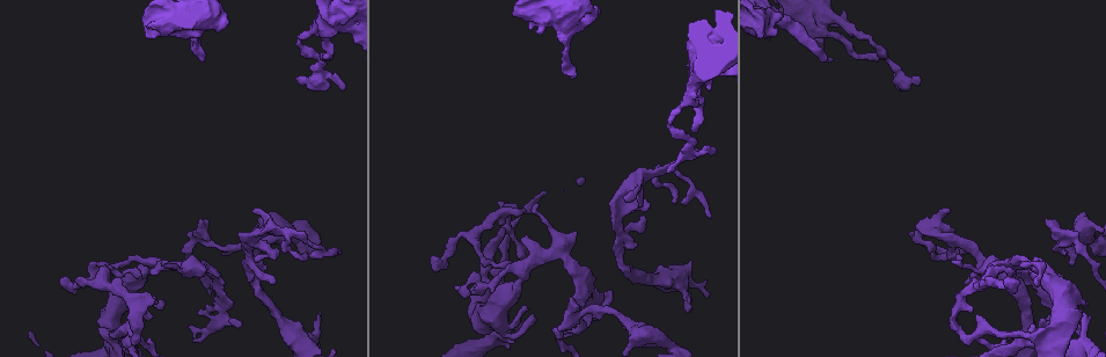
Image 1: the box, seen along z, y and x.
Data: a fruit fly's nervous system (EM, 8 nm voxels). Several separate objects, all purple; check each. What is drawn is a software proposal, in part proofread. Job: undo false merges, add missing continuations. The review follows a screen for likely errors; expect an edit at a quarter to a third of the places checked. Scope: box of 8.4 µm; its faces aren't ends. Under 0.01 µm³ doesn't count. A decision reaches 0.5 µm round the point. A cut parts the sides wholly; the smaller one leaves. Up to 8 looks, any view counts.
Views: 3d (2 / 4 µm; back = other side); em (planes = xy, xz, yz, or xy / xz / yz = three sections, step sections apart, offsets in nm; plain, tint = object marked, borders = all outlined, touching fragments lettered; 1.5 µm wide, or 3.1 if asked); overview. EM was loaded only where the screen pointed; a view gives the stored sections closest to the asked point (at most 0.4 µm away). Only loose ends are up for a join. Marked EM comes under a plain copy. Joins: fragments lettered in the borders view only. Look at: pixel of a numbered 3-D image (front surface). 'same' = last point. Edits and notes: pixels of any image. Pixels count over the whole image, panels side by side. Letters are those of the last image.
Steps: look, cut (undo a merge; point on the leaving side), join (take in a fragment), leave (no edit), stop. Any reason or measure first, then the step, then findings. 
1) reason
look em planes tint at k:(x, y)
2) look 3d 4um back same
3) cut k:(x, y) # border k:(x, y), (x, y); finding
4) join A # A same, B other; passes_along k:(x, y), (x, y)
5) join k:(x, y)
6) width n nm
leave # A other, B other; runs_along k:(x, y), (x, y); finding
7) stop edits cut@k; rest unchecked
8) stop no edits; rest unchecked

touches itself
look em xz step 8 borders at 1:(501, 327)

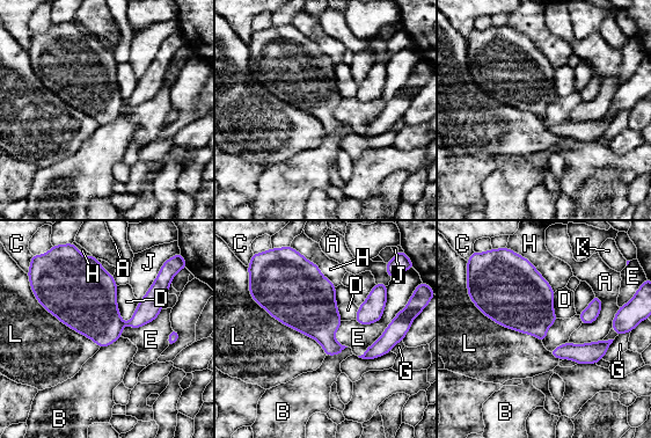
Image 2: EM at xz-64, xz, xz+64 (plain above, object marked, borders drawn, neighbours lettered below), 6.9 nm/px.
longest_contact L 650 nm
leave # A other, B other, C other, D other, E other, G other, H other, J other, K other, L other; border 2:(348, 347), (338, 353), (327, 356); all the same neuron

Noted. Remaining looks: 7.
thin end
look em planes tint at 1:(200, 221)

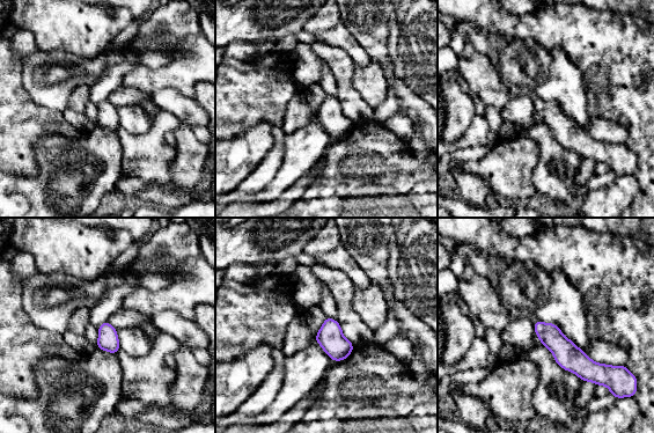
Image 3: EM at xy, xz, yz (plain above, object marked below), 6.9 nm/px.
look em planes borders same

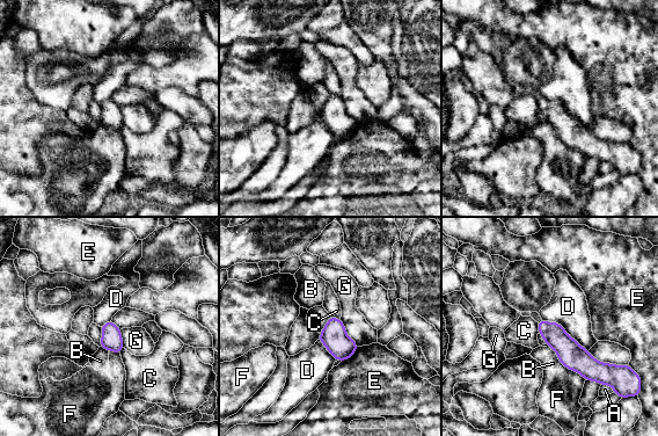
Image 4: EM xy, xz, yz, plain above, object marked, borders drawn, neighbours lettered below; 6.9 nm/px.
width 140 nm
leave # A other, B other, C other, D other, E other, F other, G other; none of them fits

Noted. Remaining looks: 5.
arms part here
look 3d 2um at 1:(285, 234)

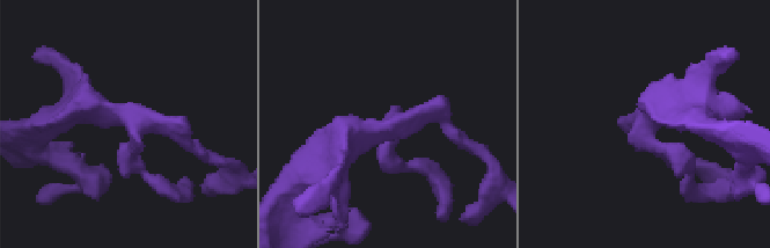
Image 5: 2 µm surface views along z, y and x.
look em planes borders at 5:(133, 121)

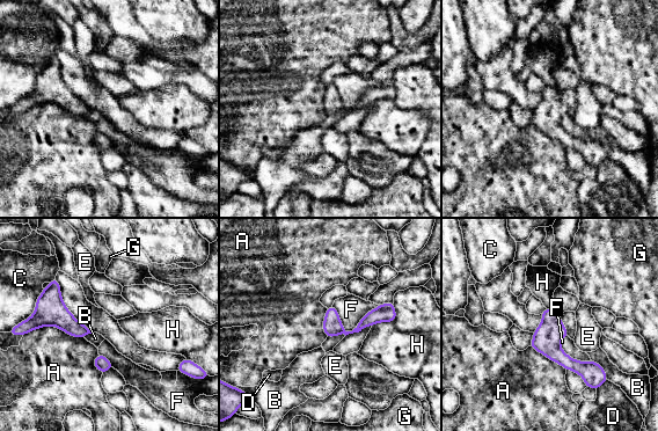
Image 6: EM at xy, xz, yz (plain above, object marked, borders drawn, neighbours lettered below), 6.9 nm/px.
leave # A other, B other, C other, D other, E other, F other, G other, H other; border 6:(529, 345), (567, 369); one neuron here

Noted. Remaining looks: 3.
stops while still wide
look em yz step 8 tint at 1:(227, 24)

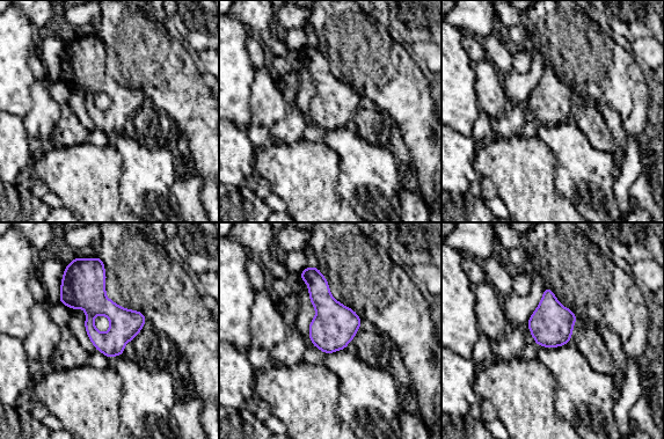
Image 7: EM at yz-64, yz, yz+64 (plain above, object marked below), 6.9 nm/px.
look em planes borders same

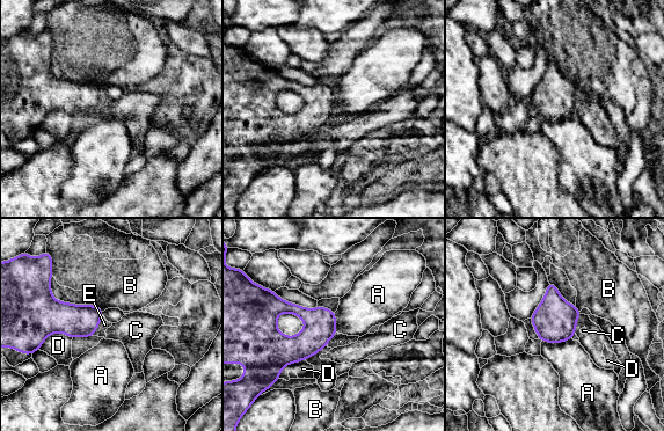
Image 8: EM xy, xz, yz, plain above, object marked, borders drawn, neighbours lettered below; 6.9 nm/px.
longest_contact D 220 nm
leave # A other, B other, C other, D other, E other; border 8:(571, 338), (561, 342), (542, 341); no lettered fragment goes on from it

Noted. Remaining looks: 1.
stop no edits; rest unchecked

